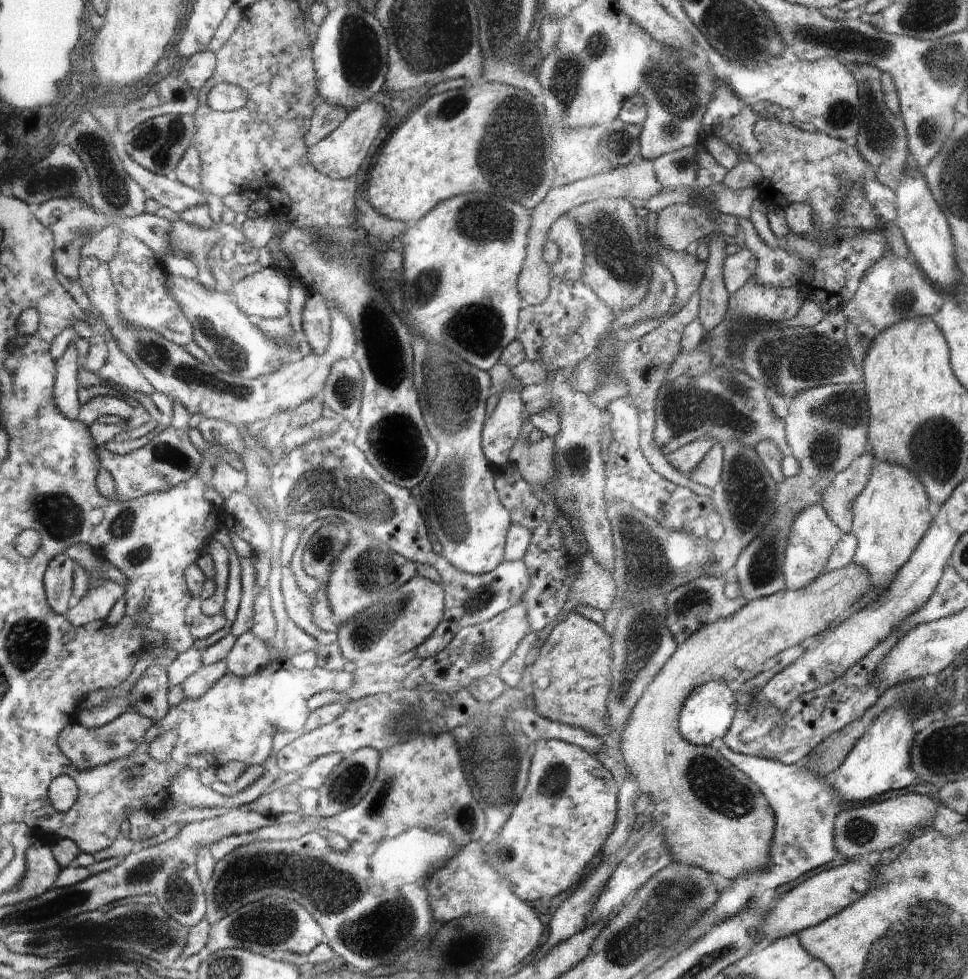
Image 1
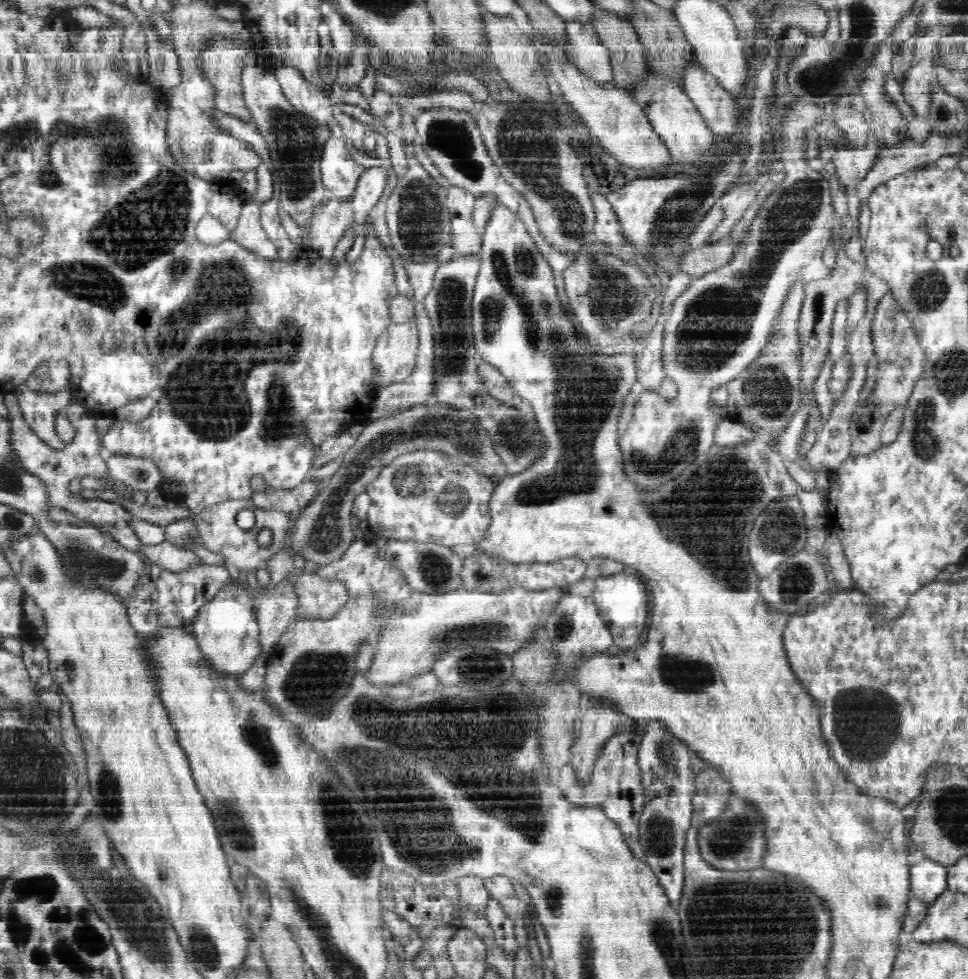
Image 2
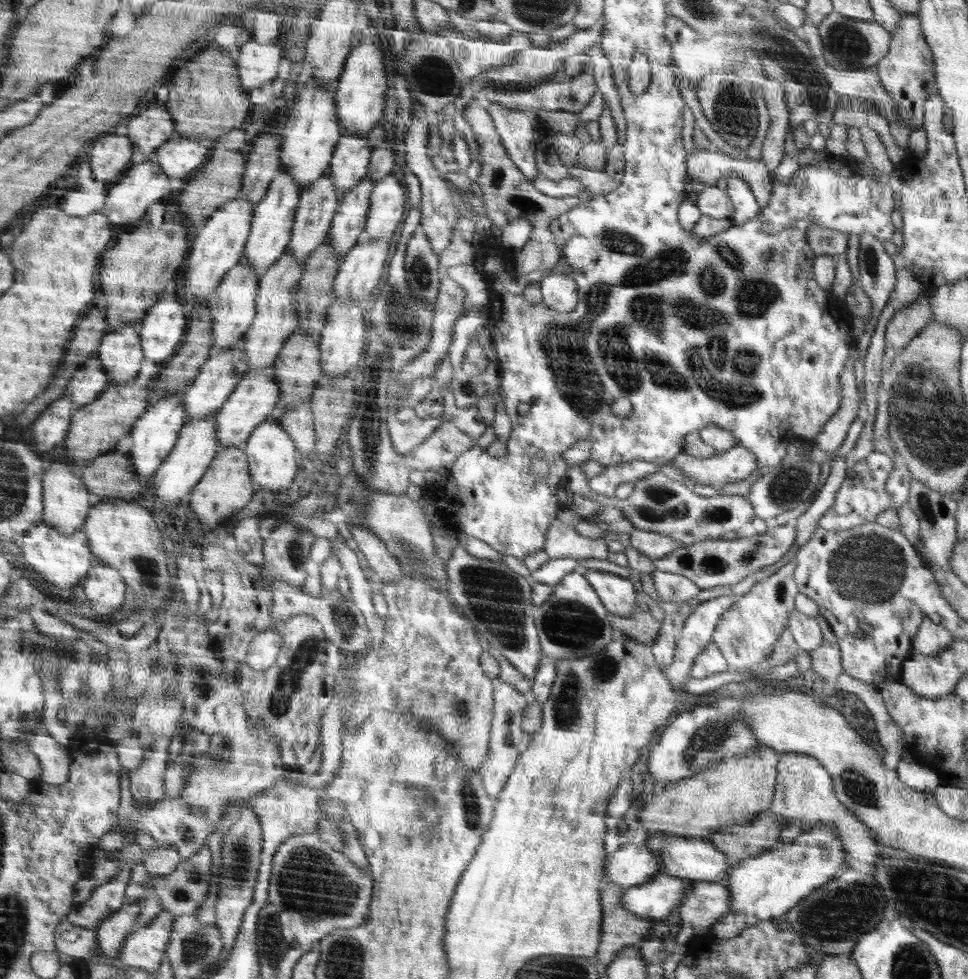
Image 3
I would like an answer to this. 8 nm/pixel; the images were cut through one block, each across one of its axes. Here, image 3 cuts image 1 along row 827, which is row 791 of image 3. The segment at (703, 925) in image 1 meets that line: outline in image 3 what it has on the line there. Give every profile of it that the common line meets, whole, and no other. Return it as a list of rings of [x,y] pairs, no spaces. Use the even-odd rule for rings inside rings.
[[[784,752],[780,756],[777,790],[769,811],[773,812],[778,820],[782,820],[781,826],[786,826],[782,816],[786,816],[788,820],[796,818],[796,820],[804,820],[804,822],[816,825],[818,823],[834,823],[834,827],[837,828],[837,836],[840,836],[845,852],[848,853],[850,864],[862,872],[874,872],[874,864],[882,858],[883,850],[886,847],[878,841],[873,828],[860,821],[854,812],[836,798],[830,773],[824,769],[818,759],[808,754]]]

